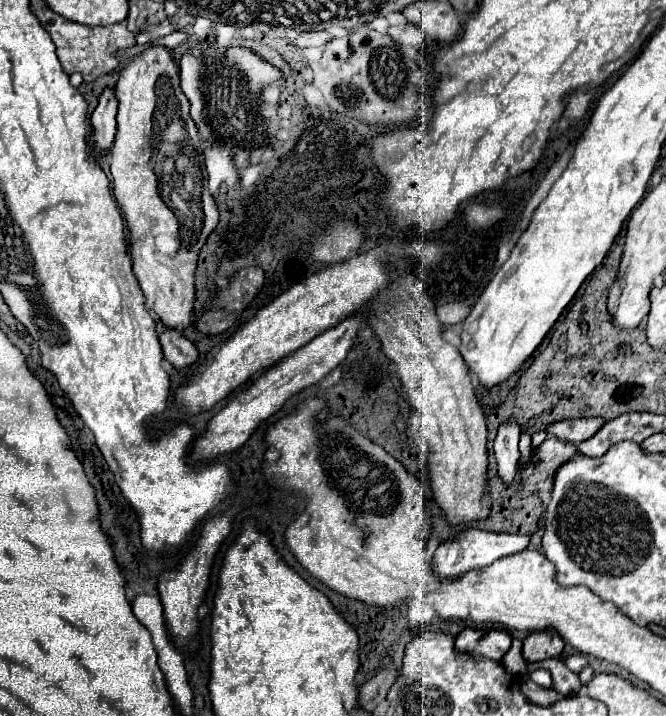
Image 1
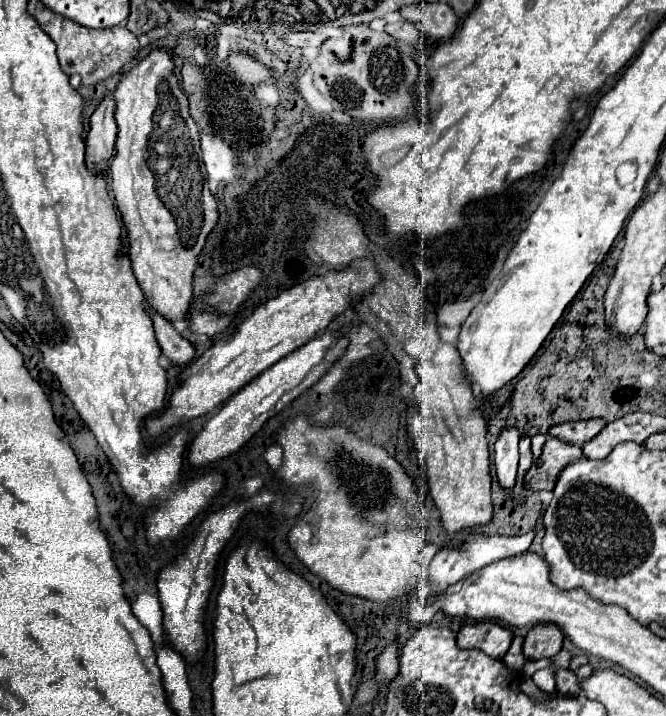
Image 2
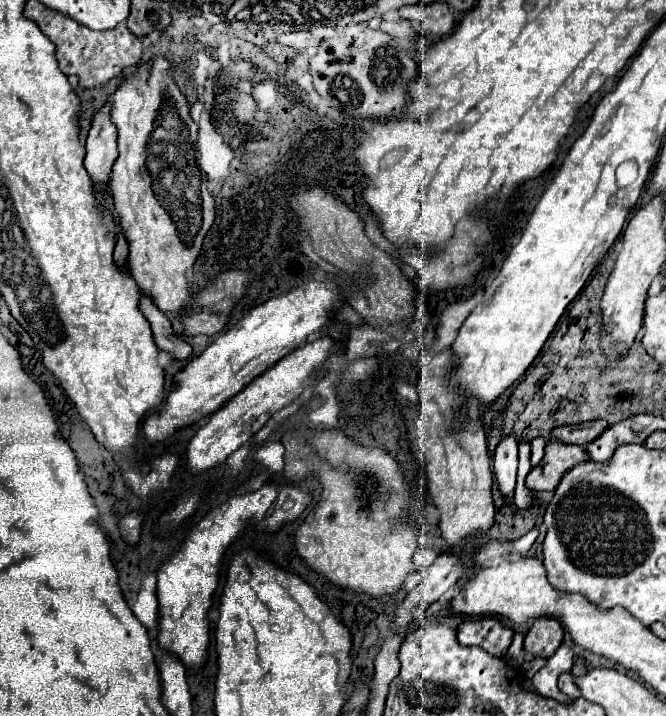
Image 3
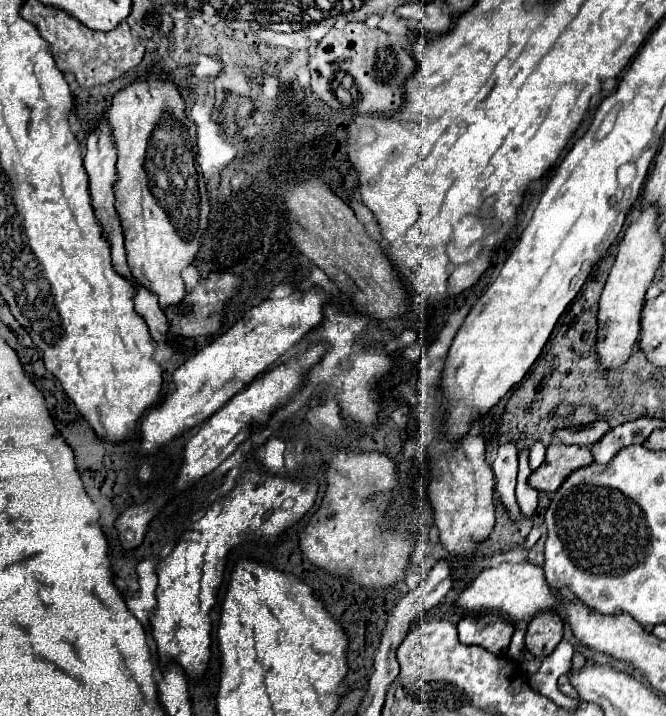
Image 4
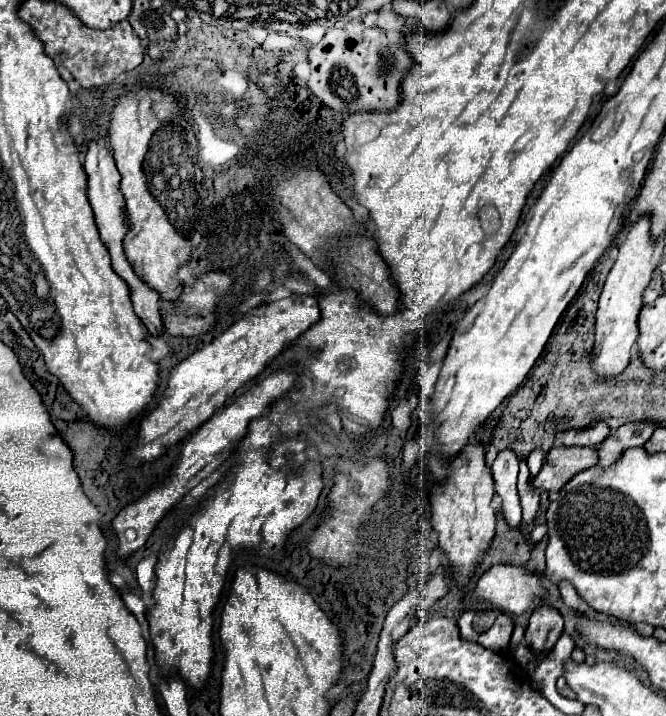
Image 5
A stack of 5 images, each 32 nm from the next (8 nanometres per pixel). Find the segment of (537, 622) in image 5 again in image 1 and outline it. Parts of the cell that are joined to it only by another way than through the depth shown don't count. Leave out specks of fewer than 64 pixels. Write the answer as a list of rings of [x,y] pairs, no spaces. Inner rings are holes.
[[[532,632],[524,640],[524,660],[526,662],[542,662],[548,658],[560,658],[564,650],[564,640],[560,636],[544,636],[544,632]]]

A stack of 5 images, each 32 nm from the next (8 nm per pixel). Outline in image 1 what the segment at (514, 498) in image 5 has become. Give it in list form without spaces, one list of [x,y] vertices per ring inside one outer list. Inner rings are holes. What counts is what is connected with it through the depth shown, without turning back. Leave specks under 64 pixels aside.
[[[512,418],[500,422],[498,434],[494,440],[494,454],[496,454],[496,464],[498,464],[498,474],[502,476],[504,482],[512,482],[518,470],[518,438],[520,438],[520,424],[514,422]]]

